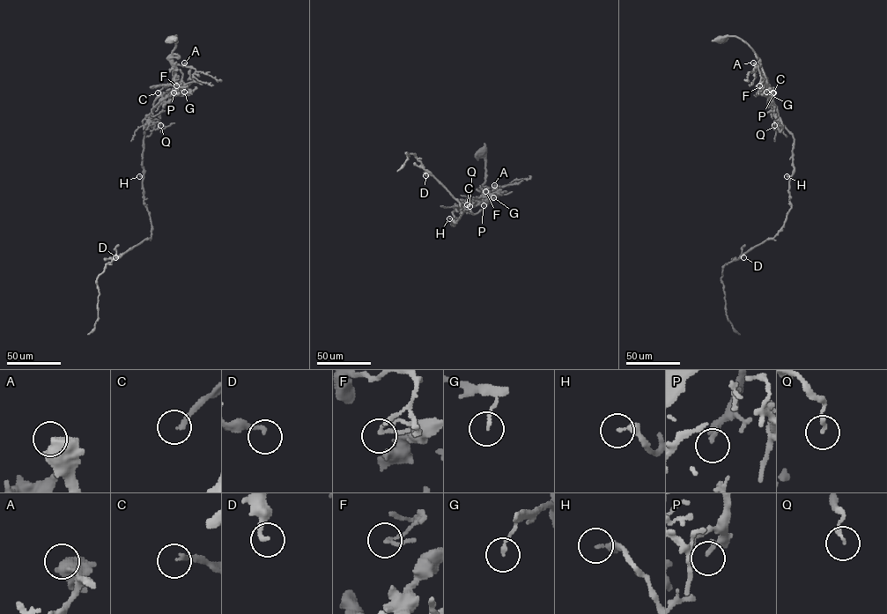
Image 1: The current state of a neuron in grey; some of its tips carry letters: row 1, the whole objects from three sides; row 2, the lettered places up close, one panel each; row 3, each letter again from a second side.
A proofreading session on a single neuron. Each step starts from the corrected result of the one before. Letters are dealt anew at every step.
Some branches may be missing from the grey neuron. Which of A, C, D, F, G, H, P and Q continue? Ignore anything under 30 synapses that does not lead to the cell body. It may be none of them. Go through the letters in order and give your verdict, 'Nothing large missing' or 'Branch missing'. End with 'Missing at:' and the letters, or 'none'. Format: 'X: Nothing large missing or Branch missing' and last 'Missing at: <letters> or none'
A: Nothing large missing
C: Branch missing
D: Nothing large missing
F: Nothing large missing
G: Nothing large missing
H: Nothing large missing
P: Nothing large missing
Q: Nothing large missing
Missing at: C

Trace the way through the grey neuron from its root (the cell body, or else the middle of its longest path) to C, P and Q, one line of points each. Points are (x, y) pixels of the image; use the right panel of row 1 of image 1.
C: (720, 39), (737, 36), (750, 48), (772, 92)
P: (720, 39), (737, 36), (750, 48), (759, 61), (767, 86), (770, 89), (773, 87), (773, 92)
Q: (720, 39), (737, 36), (756, 54), (762, 75), (771, 89), (769, 99), (770, 95), (777, 107), (774, 125)

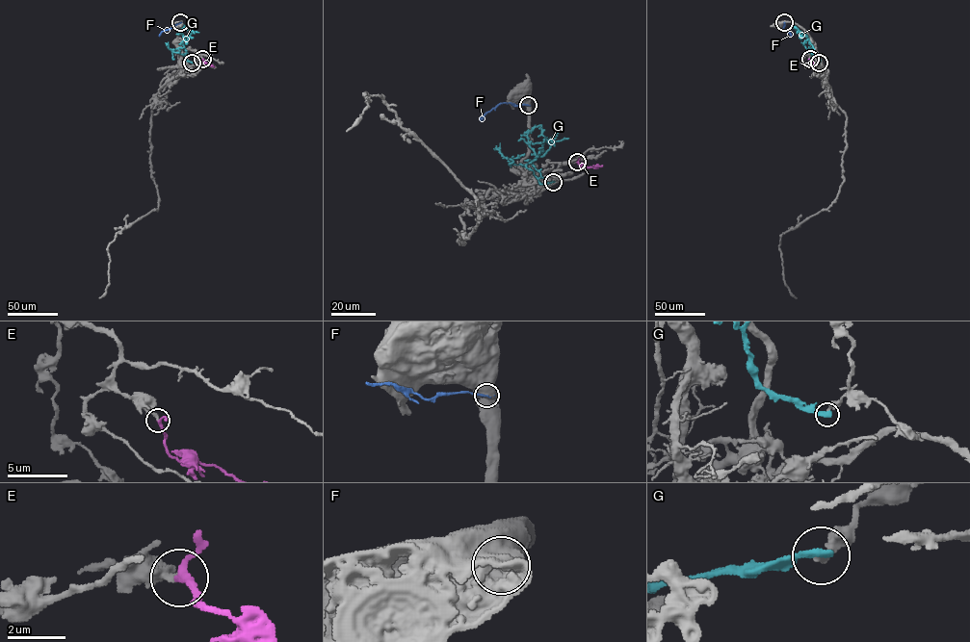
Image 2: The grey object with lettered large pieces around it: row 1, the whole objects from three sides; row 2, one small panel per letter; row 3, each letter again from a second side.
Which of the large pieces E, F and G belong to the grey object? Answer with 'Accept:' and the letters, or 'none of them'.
Accept: E

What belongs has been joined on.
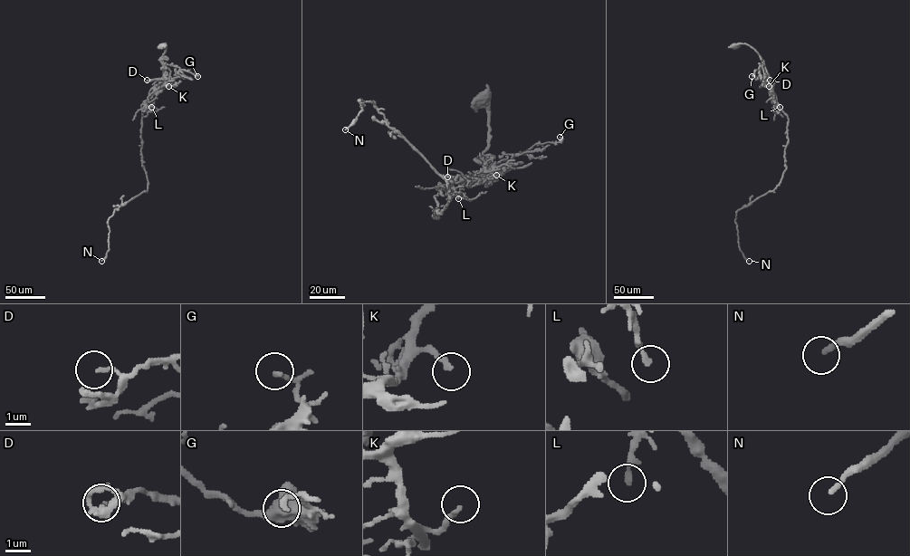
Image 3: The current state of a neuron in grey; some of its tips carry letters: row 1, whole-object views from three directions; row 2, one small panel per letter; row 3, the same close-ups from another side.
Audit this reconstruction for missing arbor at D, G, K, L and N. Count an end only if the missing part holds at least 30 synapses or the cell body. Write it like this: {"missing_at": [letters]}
{"missing_at": []}

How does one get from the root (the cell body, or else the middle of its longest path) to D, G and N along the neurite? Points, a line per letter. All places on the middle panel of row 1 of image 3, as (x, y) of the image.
D: (483, 100), (488, 110), (489, 128), (489, 145), (478, 158), (484, 165), (483, 173), (469, 177), (447, 177)
G: (483, 100), (488, 110), (489, 145), (480, 160), (491, 164), (511, 160), (536, 144), (559, 142), (560, 137)
N: (483, 100), (486, 177), (443, 186), (436, 217), (447, 182), (372, 102), (360, 100), (345, 129)

